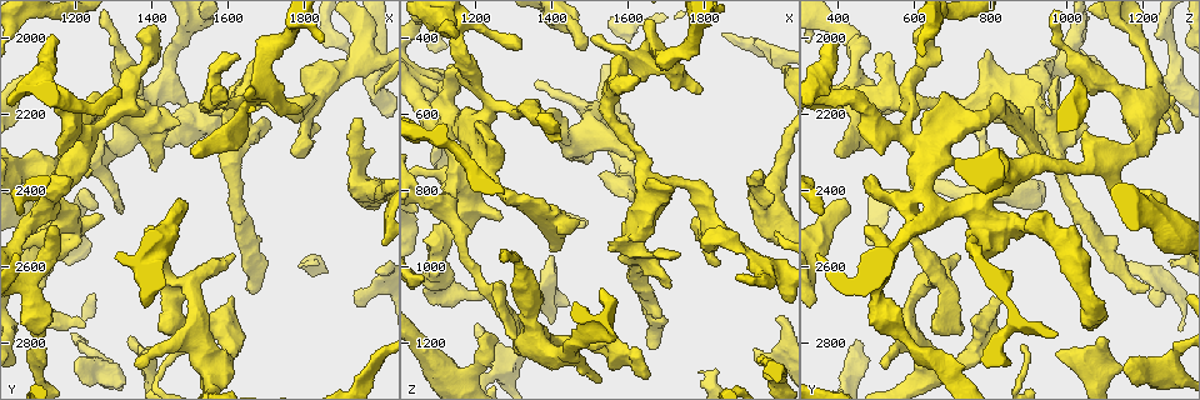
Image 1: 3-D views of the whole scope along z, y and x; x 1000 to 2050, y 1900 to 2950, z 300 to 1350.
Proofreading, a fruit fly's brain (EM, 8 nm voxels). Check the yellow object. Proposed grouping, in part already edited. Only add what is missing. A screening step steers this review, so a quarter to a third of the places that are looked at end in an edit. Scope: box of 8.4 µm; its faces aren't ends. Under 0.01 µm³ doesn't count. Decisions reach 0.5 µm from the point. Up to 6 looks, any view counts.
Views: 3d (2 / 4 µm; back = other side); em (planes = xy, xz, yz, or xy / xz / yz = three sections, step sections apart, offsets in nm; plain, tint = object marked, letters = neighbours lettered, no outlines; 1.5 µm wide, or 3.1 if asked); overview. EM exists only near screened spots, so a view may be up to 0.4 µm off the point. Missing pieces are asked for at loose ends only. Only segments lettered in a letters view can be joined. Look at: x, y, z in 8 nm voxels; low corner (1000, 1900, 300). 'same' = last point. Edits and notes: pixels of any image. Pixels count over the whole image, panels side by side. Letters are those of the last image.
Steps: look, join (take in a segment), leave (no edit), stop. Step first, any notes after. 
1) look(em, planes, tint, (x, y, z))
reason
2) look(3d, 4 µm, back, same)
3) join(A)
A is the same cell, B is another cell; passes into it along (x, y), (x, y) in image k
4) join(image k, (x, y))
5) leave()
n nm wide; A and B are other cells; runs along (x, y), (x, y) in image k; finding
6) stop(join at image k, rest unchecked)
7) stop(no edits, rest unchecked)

look(3d, 2 µm, (1070, 2300, 815))
free end

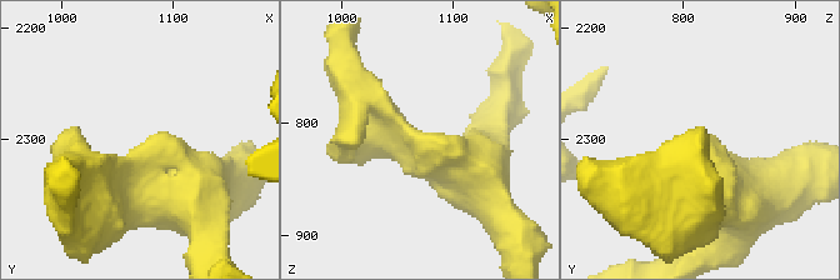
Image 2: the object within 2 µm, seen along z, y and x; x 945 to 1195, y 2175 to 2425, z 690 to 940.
look(em, planes, letters, (1068, 2304, 814))
shape alone is not enough

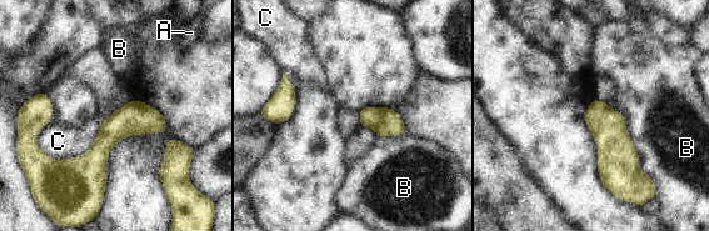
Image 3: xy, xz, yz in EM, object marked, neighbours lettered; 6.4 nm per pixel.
leave()
A, B and C are other cells; no lettered segment goes on from it

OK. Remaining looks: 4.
look(em, planes, letters, (1475, 2220, 875))
branch stops here

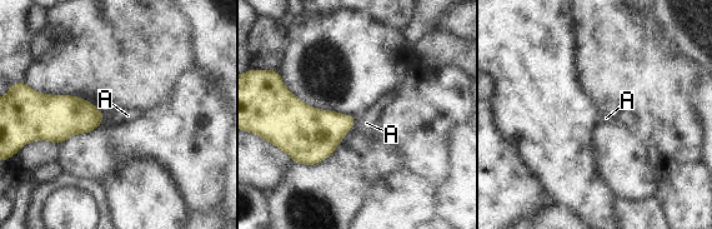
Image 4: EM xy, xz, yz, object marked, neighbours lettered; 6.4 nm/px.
leave()
A is another cell; border along (356, 118), (352, 125) in image 4; none of them fits

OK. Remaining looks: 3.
look(em, xz, step 8, letters, (1700, 2230, 1065))
an open end

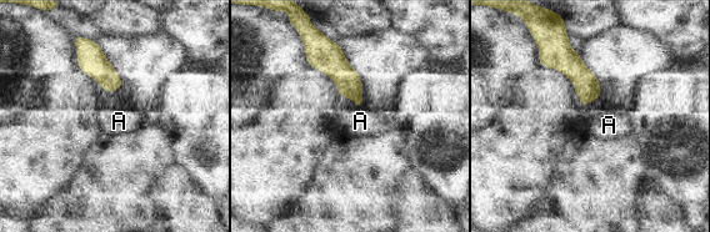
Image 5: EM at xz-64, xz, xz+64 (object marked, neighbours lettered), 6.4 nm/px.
leave()
A touches over 60 nm; A is another cell; border along (354, 105), (361, 107) in image 5; no lettered segment goes on from it

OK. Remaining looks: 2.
stop(no edits, rest unchecked)

